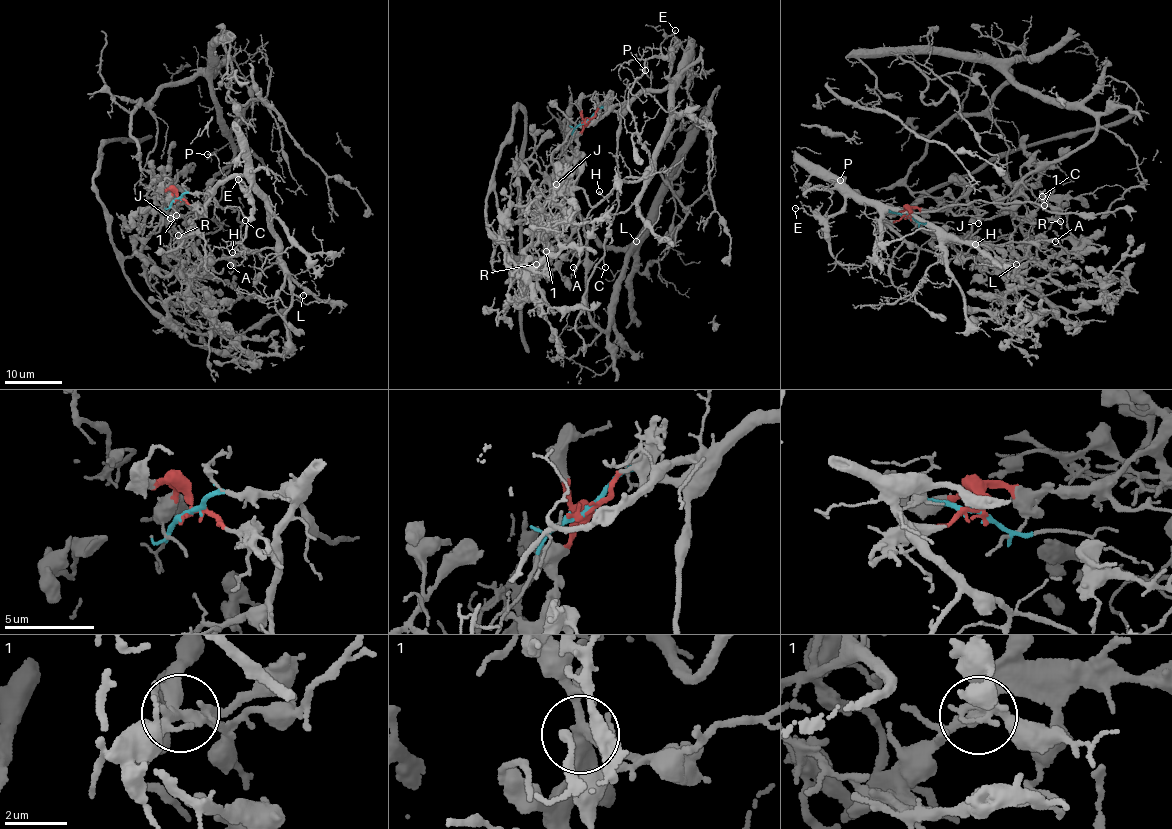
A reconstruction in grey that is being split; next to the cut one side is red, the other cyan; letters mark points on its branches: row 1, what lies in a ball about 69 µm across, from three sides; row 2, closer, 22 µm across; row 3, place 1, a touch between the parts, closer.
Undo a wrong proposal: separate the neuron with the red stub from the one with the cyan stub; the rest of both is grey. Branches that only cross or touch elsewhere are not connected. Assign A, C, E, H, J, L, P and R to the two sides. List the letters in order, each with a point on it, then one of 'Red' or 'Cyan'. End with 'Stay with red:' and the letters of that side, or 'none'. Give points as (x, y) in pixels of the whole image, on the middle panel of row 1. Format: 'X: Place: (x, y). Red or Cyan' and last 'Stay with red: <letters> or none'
A: Place: (573, 267). Cyan
C: Place: (605, 267). Cyan
E: Place: (675, 30). Cyan
H: Place: (599, 191). Cyan
J: Place: (556, 184). Red
L: Place: (636, 241). Cyan
P: Place: (645, 70). Cyan
R: Place: (536, 264). Red
Stay with red: J, R

